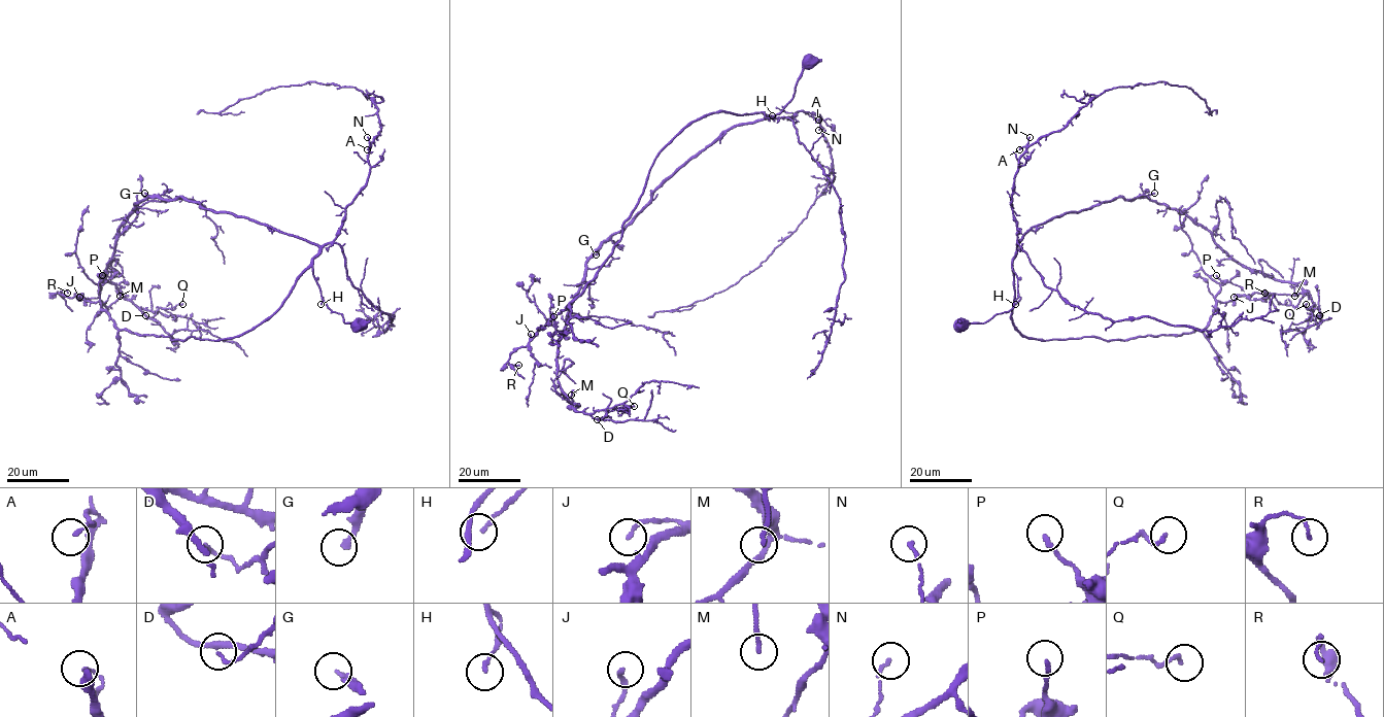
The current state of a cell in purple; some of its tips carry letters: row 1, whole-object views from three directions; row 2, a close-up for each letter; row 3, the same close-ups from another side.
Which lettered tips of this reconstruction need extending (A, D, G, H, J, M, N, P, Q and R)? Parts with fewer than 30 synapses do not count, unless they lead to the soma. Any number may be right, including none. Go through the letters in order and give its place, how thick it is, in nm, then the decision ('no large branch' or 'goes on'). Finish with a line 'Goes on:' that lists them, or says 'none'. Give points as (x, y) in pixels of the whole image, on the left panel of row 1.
A: place (367, 149); calibre 140 nm; no large branch
D: place (145, 315); calibre 130 nm; no large branch
G: place (144, 193); calibre 190 nm; goes on
H: place (321, 304); calibre 160 nm; no large branch
J: place (79, 297); calibre 180 nm; no large branch
M: place (120, 296); calibre 170 nm; no large branch
N: place (367, 137); calibre 150 nm; no large branch
P: place (102, 275); calibre 170 nm; no large branch
Q: place (182, 304); calibre 150 nm; no large branch
R: place (67, 293); calibre 140 nm; no large branch
Goes on: G

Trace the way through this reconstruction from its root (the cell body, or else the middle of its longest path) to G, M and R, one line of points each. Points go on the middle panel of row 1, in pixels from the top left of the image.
G: (809, 60), (792, 99), (778, 113), (767, 118), (764, 112), (770, 116), (724, 131), (671, 175), (596, 254)
M: (809, 60), (778, 113), (731, 128), (690, 157), (586, 263), (558, 349), (558, 383), (571, 395)
R: (809, 60), (772, 118), (711, 112), (660, 152), (612, 252), (511, 353), (518, 365)

